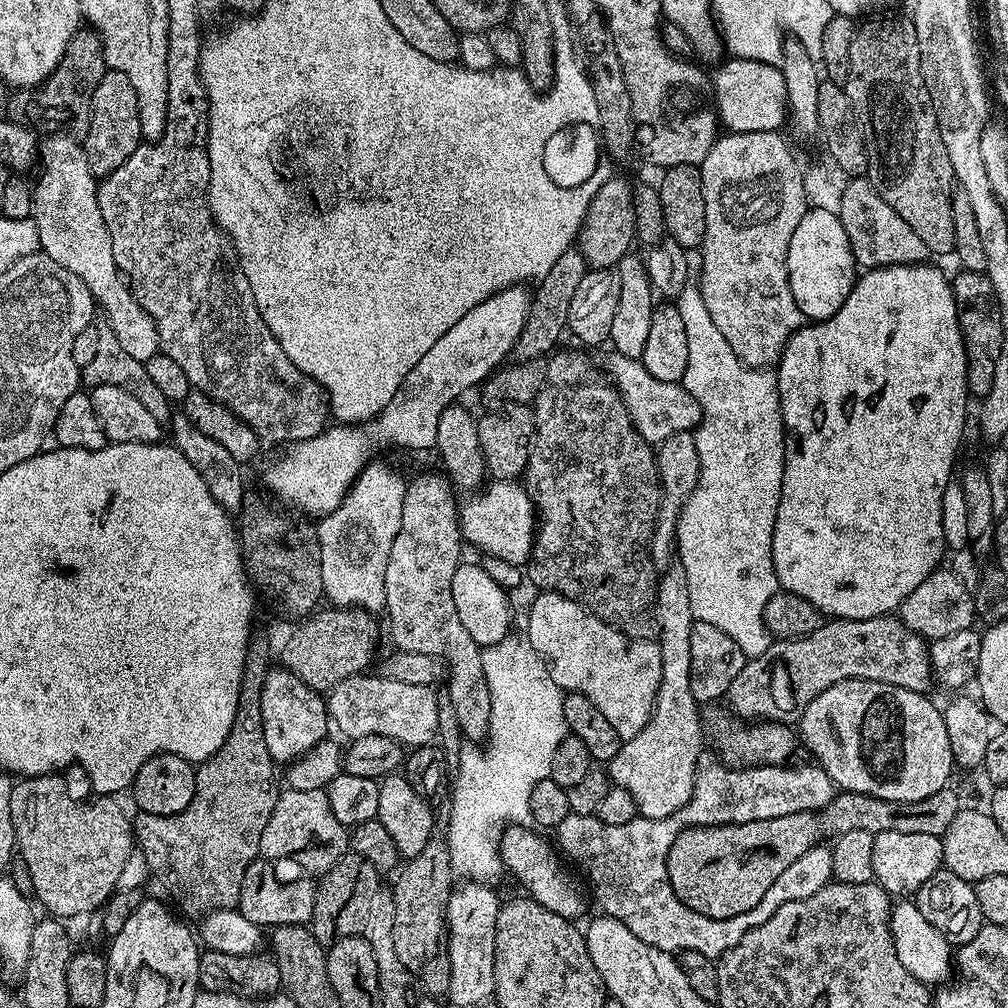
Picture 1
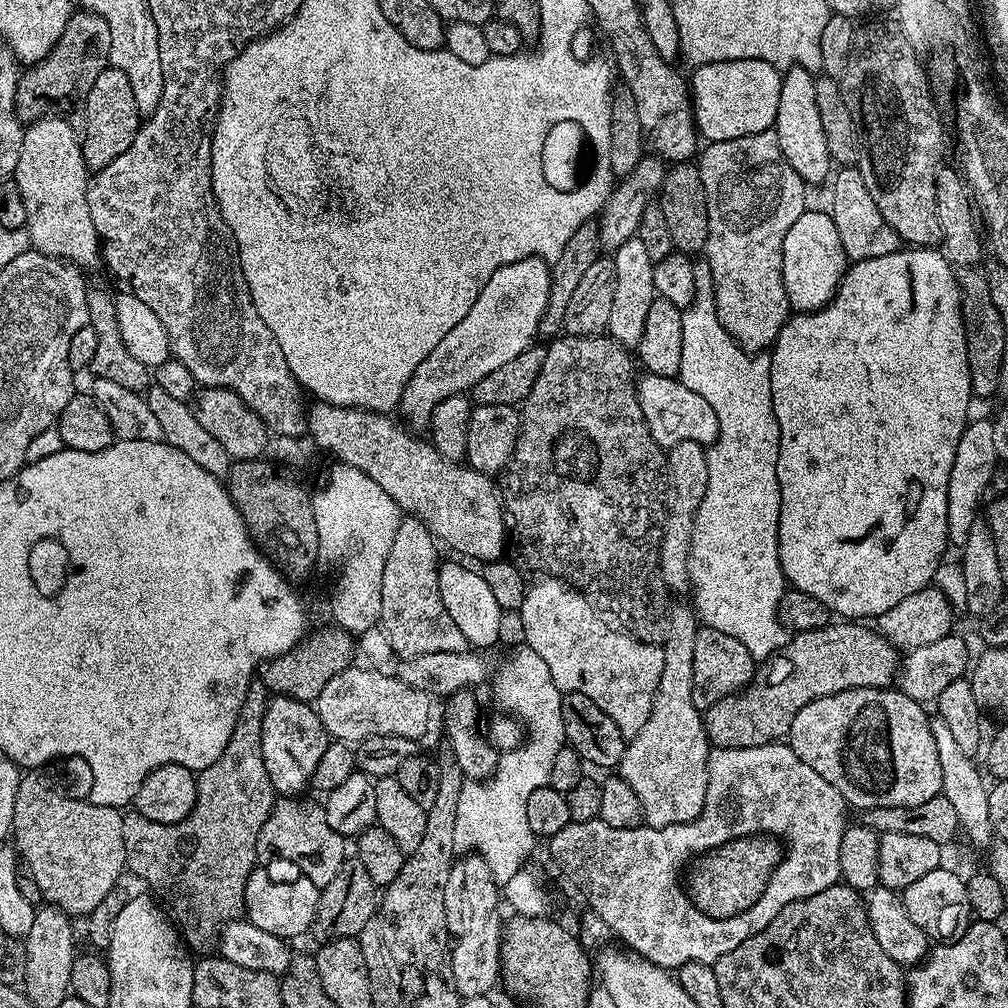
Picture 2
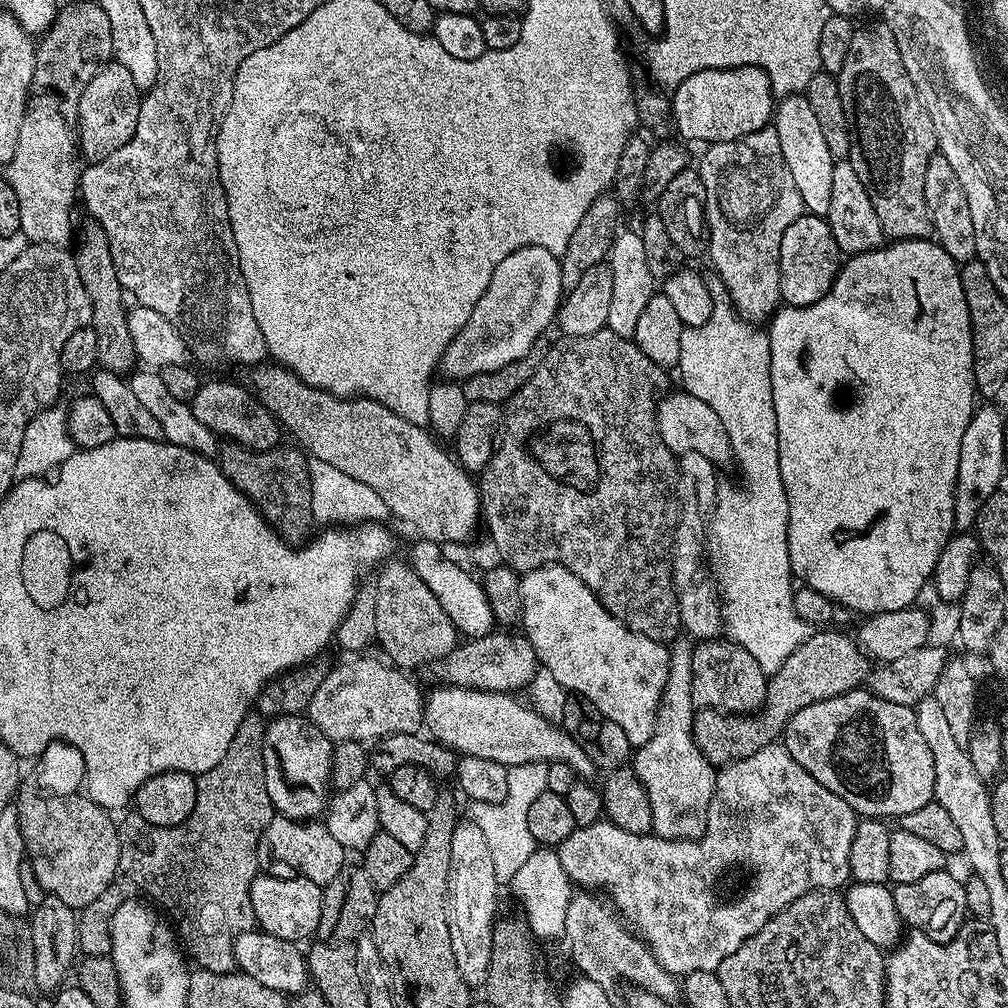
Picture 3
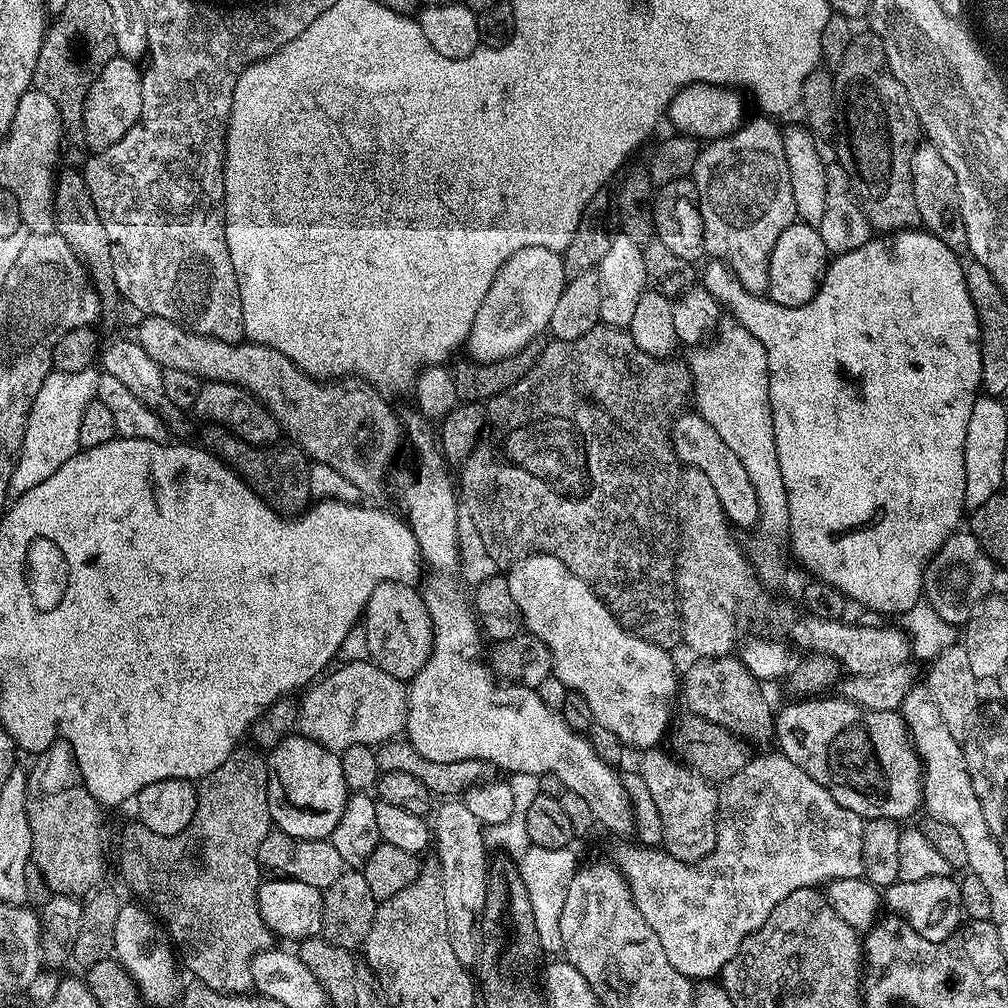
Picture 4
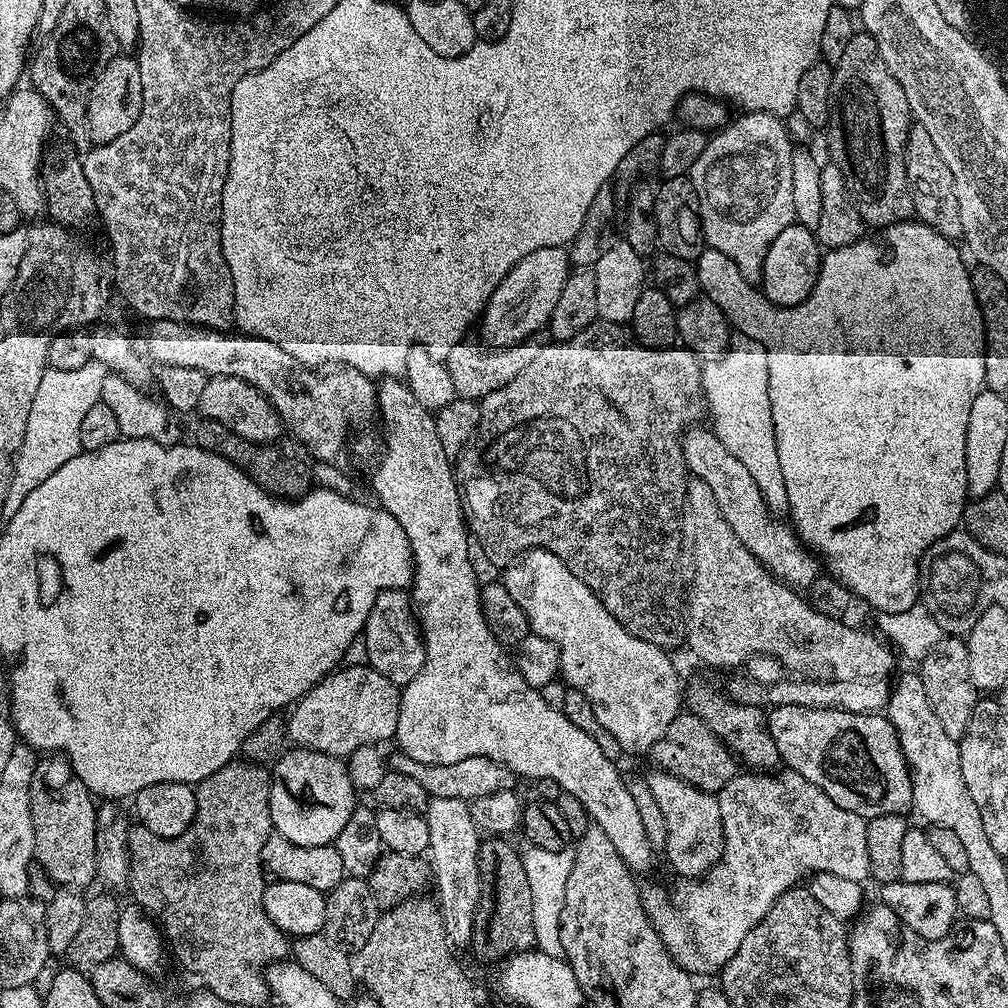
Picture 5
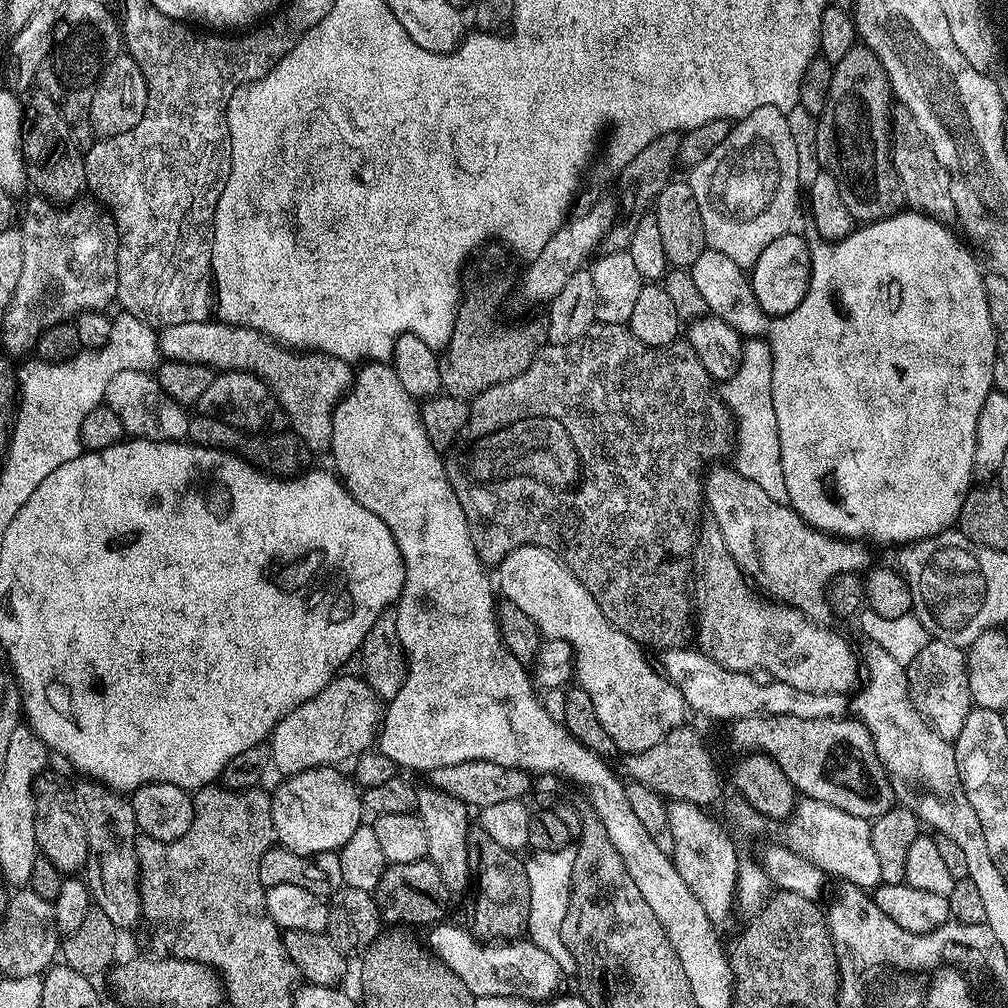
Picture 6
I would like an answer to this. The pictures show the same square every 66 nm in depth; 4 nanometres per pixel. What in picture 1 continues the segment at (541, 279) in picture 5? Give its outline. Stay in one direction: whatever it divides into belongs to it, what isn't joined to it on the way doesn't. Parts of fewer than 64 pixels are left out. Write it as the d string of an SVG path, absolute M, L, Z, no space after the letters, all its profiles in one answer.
M513 286L501 288L500 291L486 298L470 314L462 314L426 354L418 361L418 366L406 374L402 386L386 402L386 406L373 419L367 421L363 426L329 426L323 432L318 433L314 438L305 440L294 440L291 444L277 447L276 452L264 464L260 472L260 480L269 488L267 491L285 509L295 510L308 518L323 518L329 516L333 510L340 505L342 498L347 494L348 489L356 480L364 468L369 467L372 451L376 448L376 440L380 444L393 444L396 448L409 448L412 452L424 452L435 449L438 438L438 418L442 410L457 403L463 392L468 392L472 387L483 385L488 375L496 371L511 357L512 348L518 342L522 334L524 323L527 322L528 312L531 310L532 296L524 286Z

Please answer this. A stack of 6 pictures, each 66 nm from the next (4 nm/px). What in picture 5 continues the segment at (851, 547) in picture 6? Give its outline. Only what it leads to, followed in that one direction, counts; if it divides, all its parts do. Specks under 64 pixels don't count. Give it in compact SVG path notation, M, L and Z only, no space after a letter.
M689 427L682 436L684 463L695 479L710 486L710 491L718 501L718 510L722 510L722 518L726 518L728 528L734 530L742 546L776 579L783 580L785 584L797 590L807 590L816 581L816 577L821 575L821 561L801 544L799 536L787 523L779 524L776 521L779 519L770 515L758 482L750 478L750 470L746 470L746 466L738 462L736 455L726 450L726 446L722 446L711 427L691 428Z

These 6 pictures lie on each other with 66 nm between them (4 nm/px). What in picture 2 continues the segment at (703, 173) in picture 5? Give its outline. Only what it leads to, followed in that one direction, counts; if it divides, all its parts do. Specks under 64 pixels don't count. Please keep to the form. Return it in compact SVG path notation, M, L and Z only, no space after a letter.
M775 131L731 138L730 141L714 141L706 148L698 156L708 211L708 241L704 244L703 255L710 262L718 322L722 322L745 352L760 354L775 344L790 315L786 286L782 282L782 242L790 226L794 226L806 210L806 185L794 166L786 162Z

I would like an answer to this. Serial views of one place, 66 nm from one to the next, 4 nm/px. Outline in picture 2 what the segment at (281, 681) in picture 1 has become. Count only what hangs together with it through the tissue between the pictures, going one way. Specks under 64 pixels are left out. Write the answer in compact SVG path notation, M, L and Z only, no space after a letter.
M276 694L266 706L266 718L262 718L262 762L266 762L266 774L270 774L272 789L281 797L292 798L312 783L314 770L322 754L326 754L330 737L318 718L315 707L307 700Z

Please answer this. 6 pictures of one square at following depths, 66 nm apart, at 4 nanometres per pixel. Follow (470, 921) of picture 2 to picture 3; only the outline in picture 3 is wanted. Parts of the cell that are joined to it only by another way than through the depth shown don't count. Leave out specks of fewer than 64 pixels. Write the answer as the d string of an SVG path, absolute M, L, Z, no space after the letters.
M470 818L457 823L450 838L450 878L448 879L448 925L450 946L454 950L454 962L458 962L458 974L470 986L483 985L486 970L490 968L492 927L498 919L496 912L496 871L486 834Z

